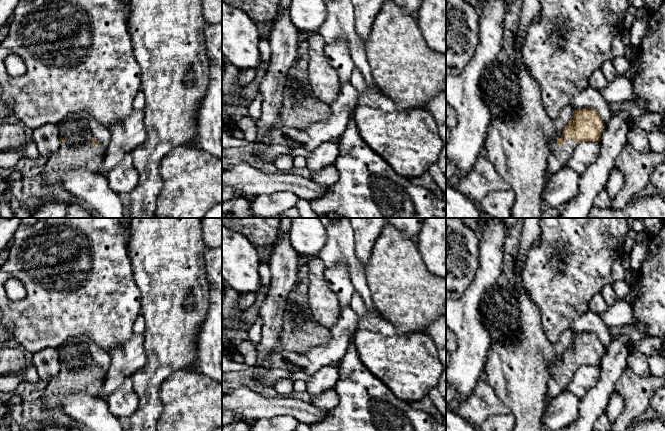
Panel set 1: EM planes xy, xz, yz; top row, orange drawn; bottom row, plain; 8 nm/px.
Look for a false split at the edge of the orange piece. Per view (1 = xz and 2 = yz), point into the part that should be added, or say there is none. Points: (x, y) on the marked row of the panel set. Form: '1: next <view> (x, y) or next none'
1: next none
2: next yz (559, 155)

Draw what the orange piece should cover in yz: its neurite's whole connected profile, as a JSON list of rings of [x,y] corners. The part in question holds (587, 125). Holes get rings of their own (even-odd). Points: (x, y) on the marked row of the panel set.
[[[593,108],[576,109],[573,119],[549,144],[547,177],[563,168],[580,142],[599,142],[604,121]]]

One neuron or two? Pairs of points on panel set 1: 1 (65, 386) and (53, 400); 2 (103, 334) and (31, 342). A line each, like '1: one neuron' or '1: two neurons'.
1: one neuron
2: one neuron

